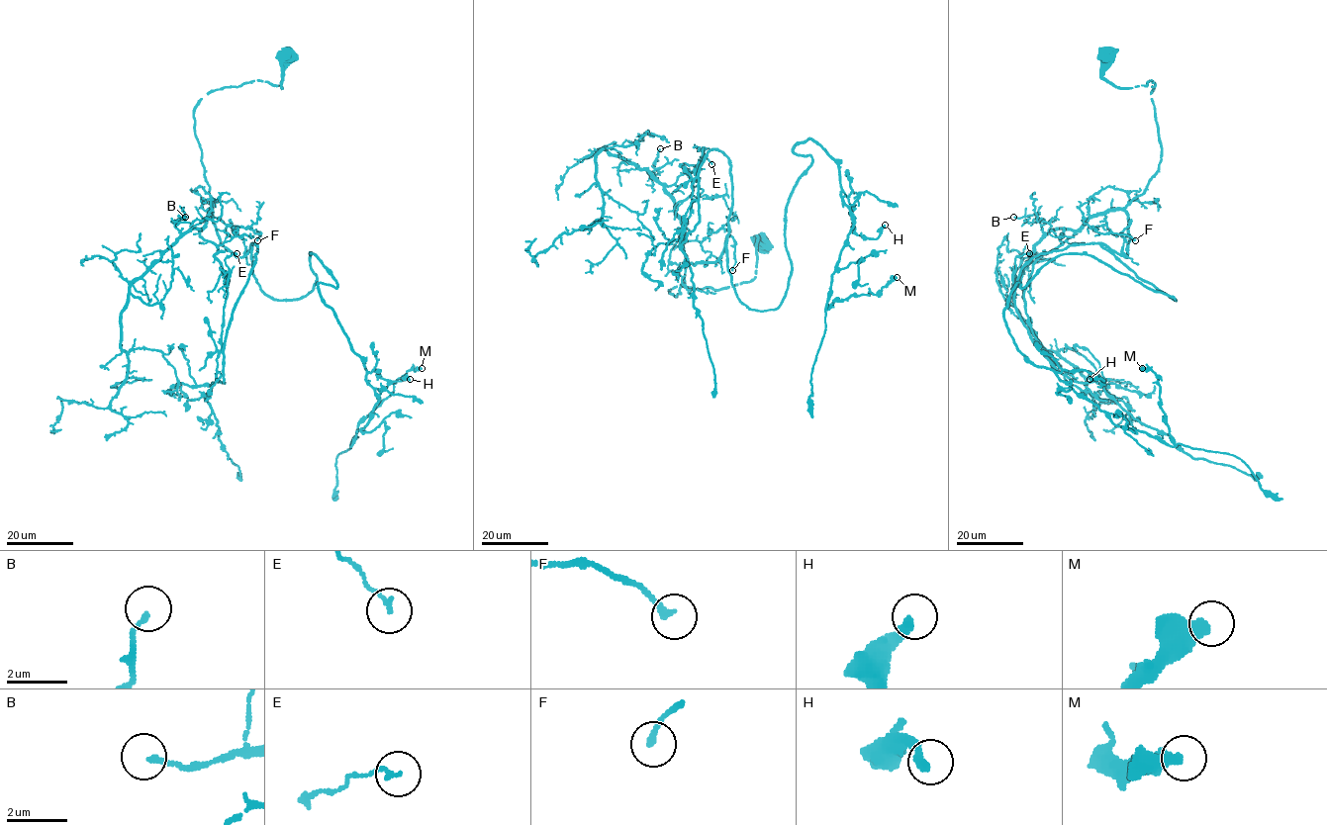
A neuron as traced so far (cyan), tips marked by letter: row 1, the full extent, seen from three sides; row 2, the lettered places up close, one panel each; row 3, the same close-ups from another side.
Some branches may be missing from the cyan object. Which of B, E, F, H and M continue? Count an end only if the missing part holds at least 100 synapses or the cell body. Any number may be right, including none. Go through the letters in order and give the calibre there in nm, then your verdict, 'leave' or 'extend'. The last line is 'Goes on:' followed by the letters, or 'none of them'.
B: calibre 150 nm; leave
E: calibre 130 nm; leave
F: calibre 220 nm; leave
H: calibre 320 nm; leave
M: calibre 480 nm; leave
Goes on: none of them

